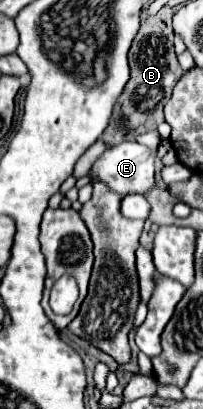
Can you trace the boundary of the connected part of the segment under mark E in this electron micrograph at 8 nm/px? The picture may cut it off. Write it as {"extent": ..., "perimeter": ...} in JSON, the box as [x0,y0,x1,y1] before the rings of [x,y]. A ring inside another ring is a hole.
{"extent":[91,142,157,196],"perimeter":[[[121,142],[101,154],[91,174],[123,196],[145,194],[155,184],[155,158],[157,150],[137,142]]]}

